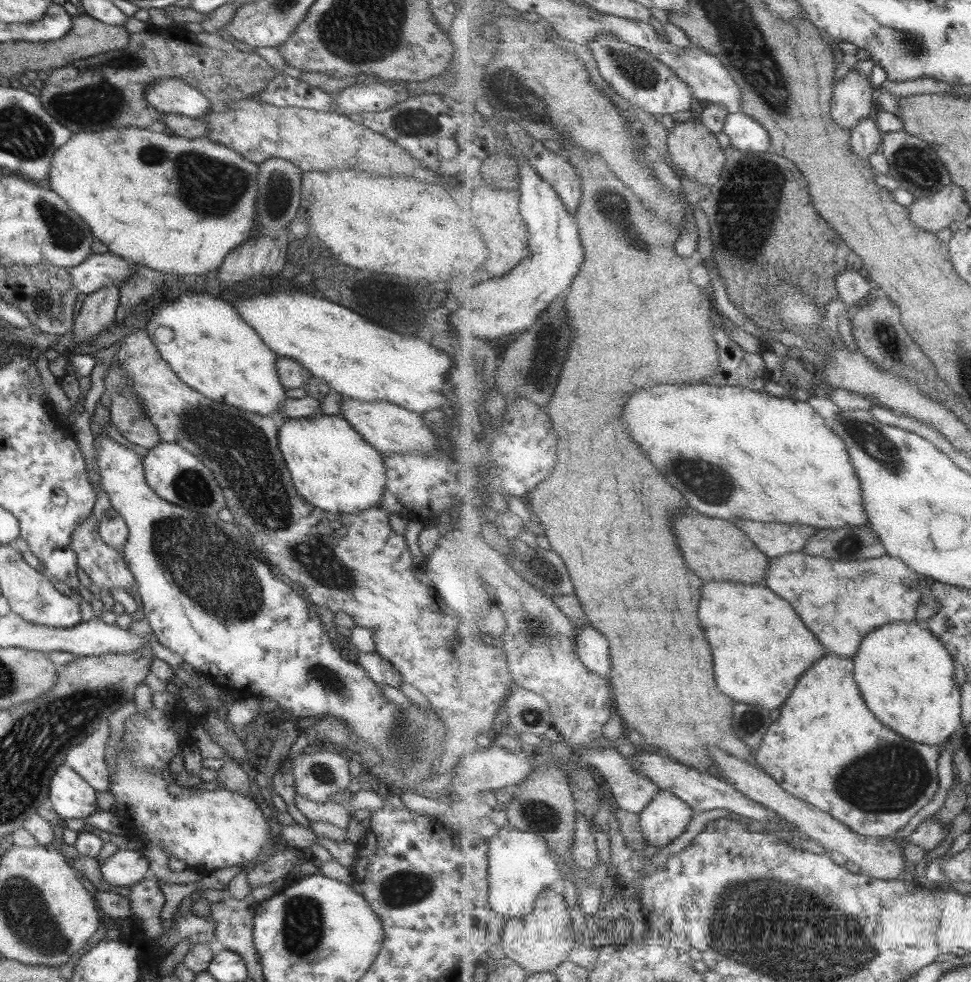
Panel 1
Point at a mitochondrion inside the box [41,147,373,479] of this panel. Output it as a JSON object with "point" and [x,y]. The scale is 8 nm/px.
{"point":[280,190]}

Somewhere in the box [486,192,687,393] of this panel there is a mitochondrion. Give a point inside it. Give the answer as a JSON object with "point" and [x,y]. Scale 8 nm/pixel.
{"point":[539,362]}

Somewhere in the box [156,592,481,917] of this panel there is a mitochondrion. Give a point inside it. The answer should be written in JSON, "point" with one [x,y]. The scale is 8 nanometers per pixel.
{"point":[404,888]}

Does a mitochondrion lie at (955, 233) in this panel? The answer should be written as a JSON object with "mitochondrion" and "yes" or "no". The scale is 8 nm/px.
{"mitochondrion":"no"}

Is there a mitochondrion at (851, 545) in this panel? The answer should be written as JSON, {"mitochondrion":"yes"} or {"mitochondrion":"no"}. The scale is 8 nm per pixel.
{"mitochondrion":"yes"}

